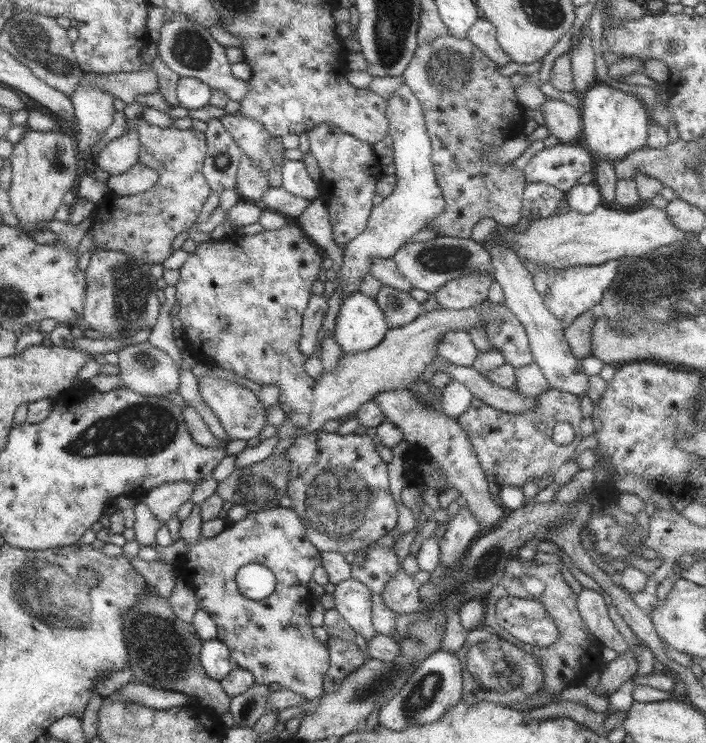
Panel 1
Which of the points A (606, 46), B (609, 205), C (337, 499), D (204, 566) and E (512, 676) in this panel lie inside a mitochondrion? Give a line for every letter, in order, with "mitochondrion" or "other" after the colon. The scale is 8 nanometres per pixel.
A: other
B: other
C: mitochondrion
D: other
E: mitochondrion

